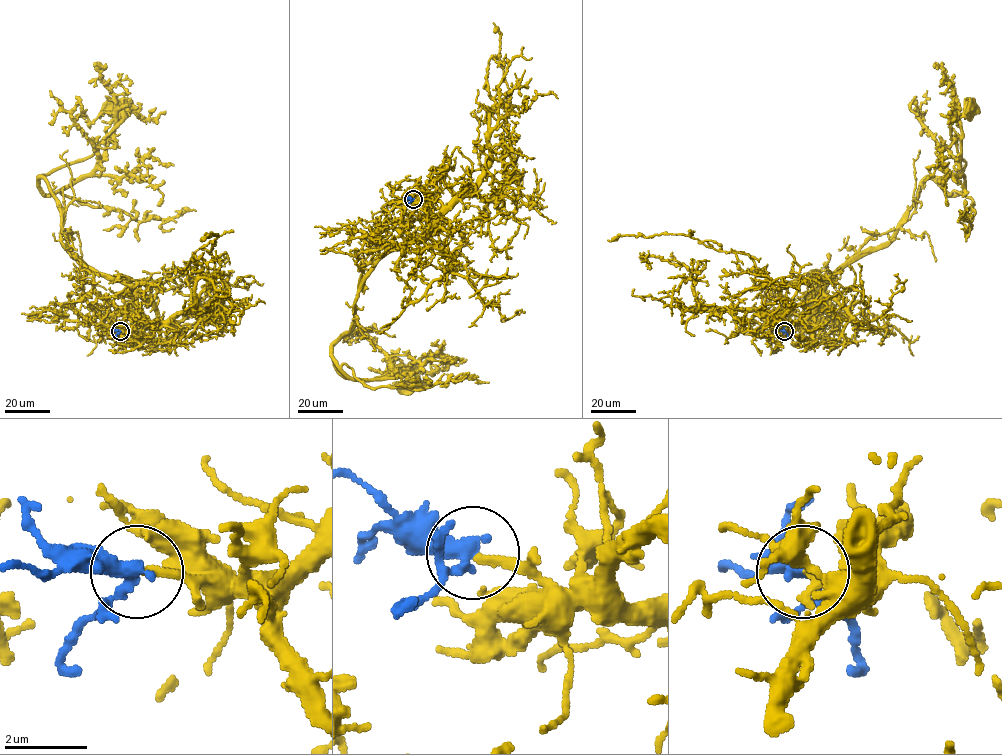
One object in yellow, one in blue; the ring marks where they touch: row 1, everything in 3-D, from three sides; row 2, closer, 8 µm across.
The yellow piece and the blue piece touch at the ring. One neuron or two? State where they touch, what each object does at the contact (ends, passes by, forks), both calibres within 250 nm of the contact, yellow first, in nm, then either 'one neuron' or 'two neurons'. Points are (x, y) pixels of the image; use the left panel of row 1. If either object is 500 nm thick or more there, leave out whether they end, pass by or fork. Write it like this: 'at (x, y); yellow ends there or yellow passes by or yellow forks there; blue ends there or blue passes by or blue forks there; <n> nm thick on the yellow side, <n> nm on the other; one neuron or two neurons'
at (120, 331); yellow ends there; blue forks there; 240 nm thick on the yellow side, 280 nm on the other; one neuron

